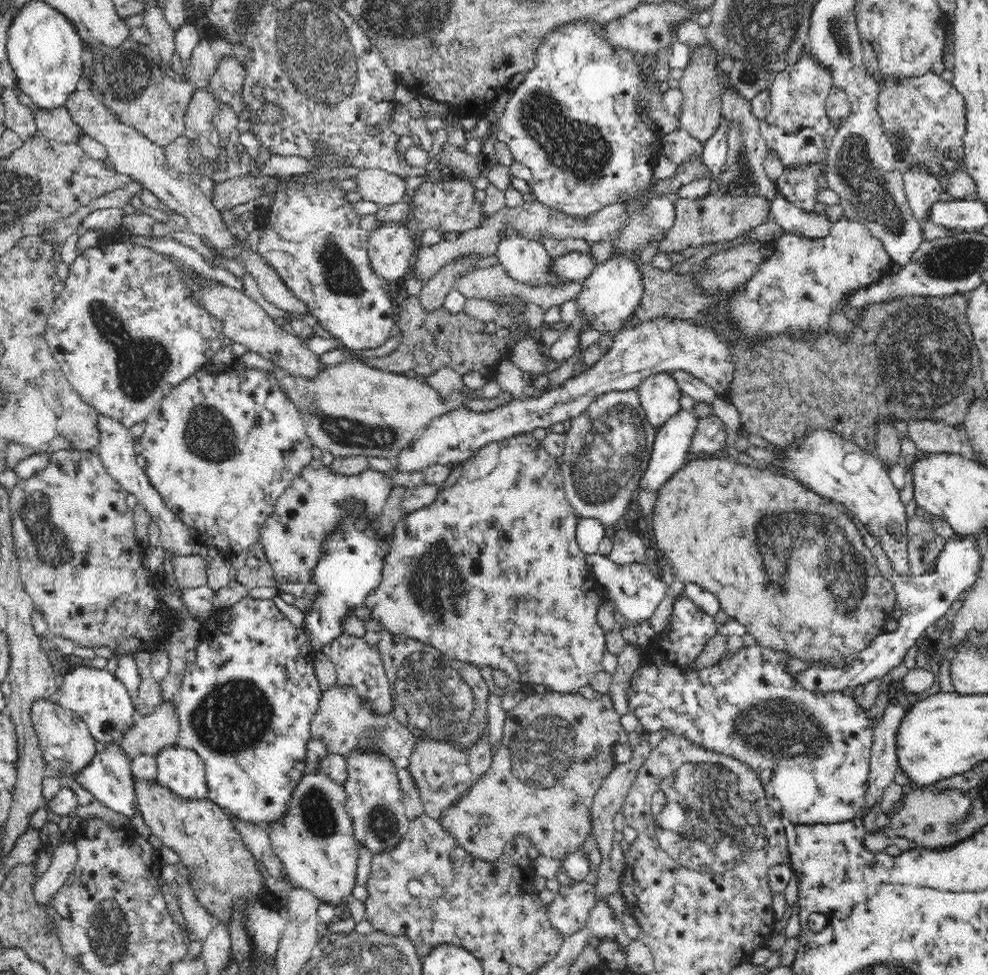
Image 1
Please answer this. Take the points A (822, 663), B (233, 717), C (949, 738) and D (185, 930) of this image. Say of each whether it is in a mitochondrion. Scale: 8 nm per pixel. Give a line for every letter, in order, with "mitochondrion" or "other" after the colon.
A: other
B: mitochondrion
C: other
D: other

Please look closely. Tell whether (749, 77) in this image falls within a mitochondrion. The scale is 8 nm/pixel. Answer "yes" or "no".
yes

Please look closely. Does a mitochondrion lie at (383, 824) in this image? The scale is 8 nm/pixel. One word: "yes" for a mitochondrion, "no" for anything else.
yes

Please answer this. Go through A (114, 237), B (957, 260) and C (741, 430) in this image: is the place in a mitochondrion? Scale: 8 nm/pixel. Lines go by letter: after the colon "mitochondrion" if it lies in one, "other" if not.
A: other
B: mitochondrion
C: other

